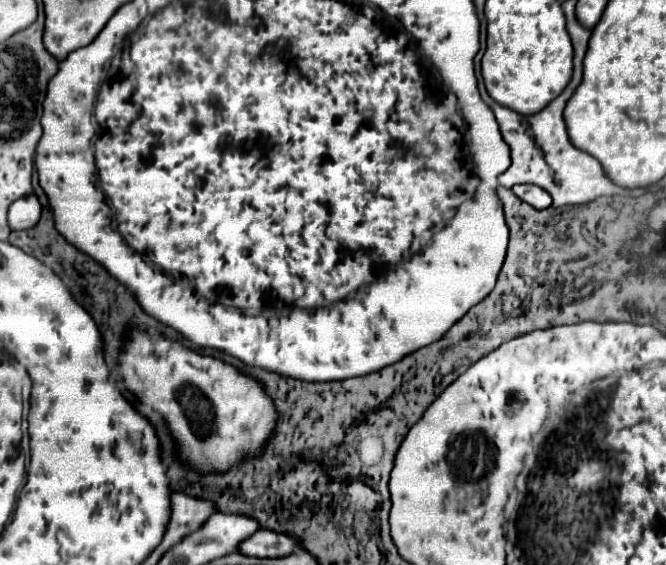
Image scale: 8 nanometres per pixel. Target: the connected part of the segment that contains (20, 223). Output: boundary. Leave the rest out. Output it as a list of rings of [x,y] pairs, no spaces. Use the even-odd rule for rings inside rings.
[[[31,193],[31,195],[19,197],[17,201],[11,203],[7,221],[13,231],[21,231],[21,229],[35,227],[35,223],[39,221],[39,215],[41,215],[41,205],[39,205],[37,197]]]

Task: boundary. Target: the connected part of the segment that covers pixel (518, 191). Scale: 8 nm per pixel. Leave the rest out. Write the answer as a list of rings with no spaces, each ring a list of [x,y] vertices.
[[[515,185],[513,193],[535,209],[547,209],[551,205],[551,195],[537,185]]]

